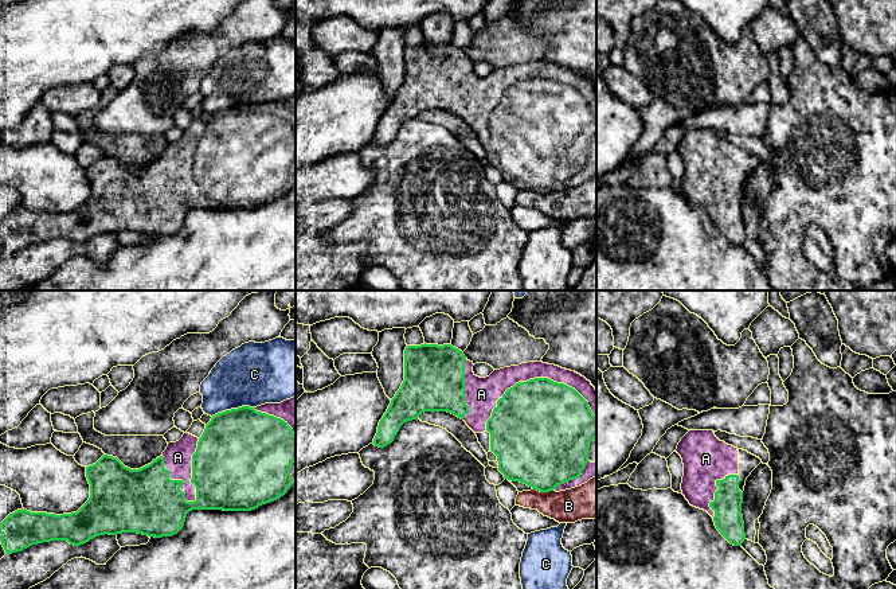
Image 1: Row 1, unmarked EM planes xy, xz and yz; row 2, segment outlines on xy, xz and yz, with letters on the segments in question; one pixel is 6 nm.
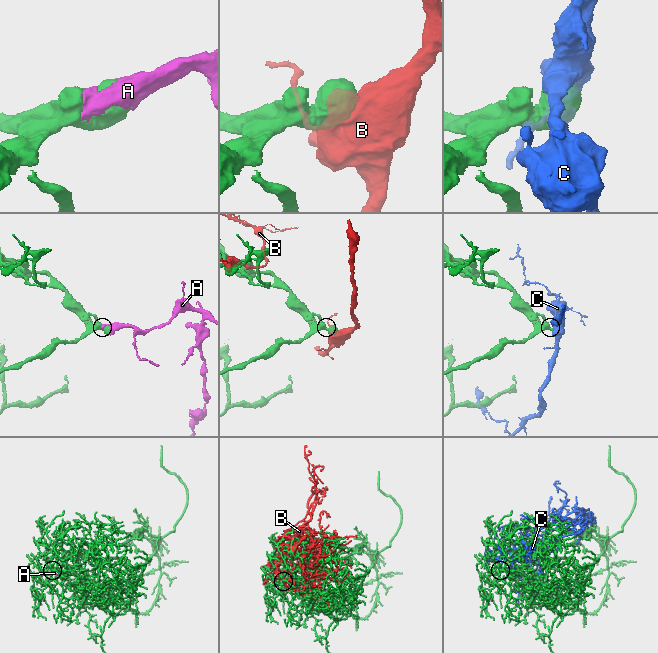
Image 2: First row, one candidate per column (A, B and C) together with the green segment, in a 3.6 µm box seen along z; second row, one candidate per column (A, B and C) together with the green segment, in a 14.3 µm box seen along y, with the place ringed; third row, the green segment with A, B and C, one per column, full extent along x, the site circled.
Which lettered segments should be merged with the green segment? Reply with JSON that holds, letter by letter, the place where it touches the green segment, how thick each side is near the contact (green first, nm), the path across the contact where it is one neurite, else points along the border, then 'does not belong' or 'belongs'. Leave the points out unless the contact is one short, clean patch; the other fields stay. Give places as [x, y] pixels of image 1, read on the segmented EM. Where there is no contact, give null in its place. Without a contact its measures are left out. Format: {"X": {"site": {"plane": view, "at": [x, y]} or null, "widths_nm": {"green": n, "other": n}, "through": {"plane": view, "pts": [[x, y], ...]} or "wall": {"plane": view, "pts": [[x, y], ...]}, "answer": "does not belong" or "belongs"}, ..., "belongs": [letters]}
{"A": {"site": {"plane": "xz", "at": [535, 378]}, "widths_nm": {"green": 500, "other": 140}, "answer": "belongs"}, "B": {"site": {"plane": "xz", "at": [543, 491]}, "widths_nm": {"green": 460, "other": 200}, "answer": "does not belong"}, "C": {"site": {"plane": "xy", "at": [233, 409]}, "widths_nm": {"green": 500, "other": 380}, "answer": "does not belong"}, "belongs": ["A"]}

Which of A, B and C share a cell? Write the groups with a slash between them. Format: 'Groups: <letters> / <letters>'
Groups: A / B / C

